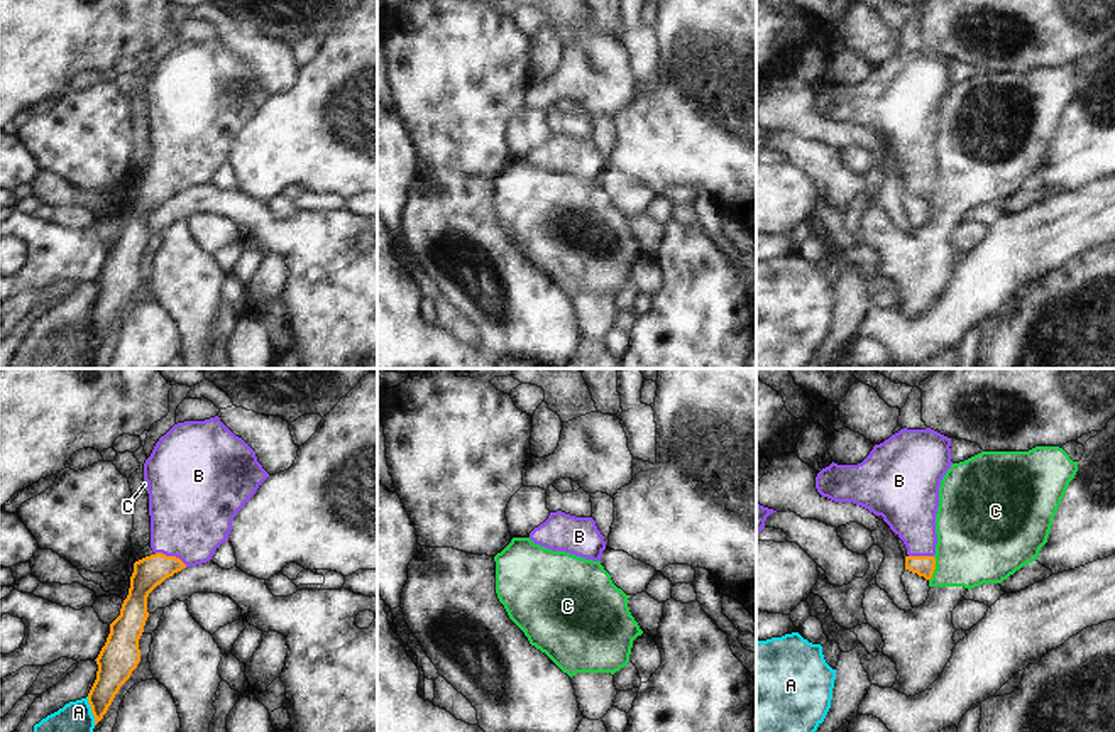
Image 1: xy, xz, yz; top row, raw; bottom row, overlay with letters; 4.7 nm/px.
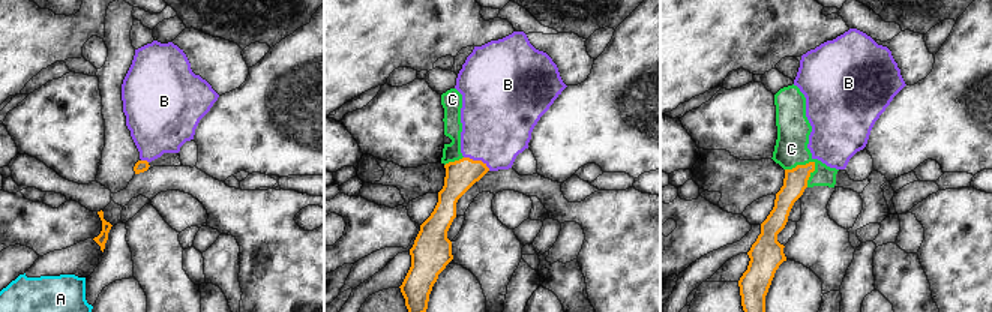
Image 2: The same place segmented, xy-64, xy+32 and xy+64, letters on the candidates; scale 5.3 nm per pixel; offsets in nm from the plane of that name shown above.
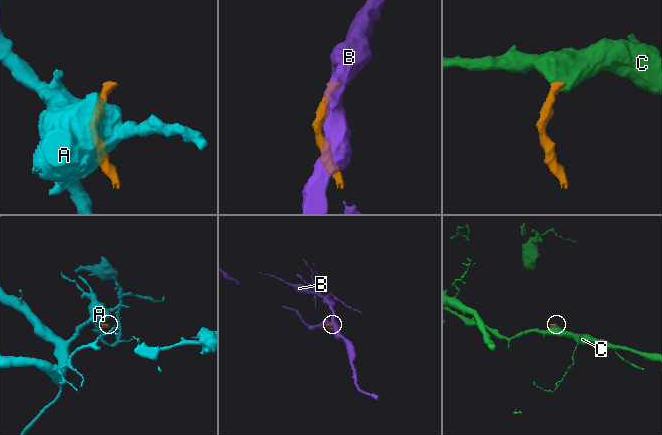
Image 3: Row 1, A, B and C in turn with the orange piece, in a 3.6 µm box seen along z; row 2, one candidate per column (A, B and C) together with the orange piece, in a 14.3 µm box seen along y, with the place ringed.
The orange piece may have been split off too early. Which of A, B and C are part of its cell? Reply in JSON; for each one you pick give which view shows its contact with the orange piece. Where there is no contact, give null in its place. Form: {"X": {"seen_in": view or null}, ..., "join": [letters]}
{"B": {"seen_in": "xy"}, "join": ["B"]}

